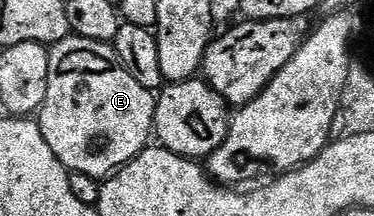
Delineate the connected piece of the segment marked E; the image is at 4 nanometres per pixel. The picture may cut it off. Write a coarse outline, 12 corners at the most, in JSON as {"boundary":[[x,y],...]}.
{"boundary":[[113,44],[49,46],[36,120],[70,173],[151,144],[155,94]]}

